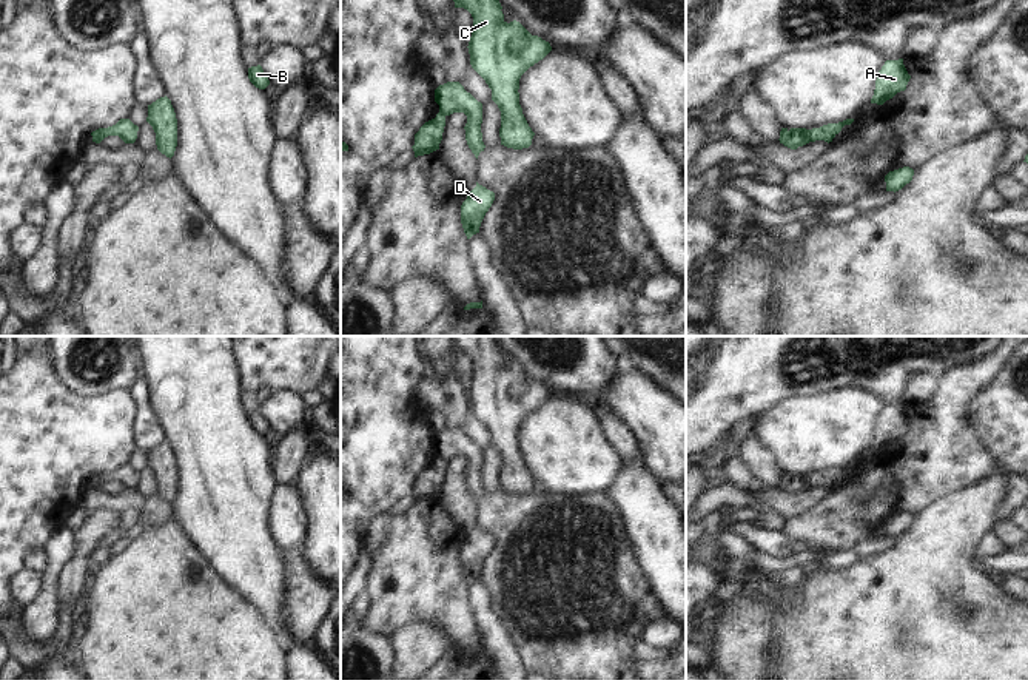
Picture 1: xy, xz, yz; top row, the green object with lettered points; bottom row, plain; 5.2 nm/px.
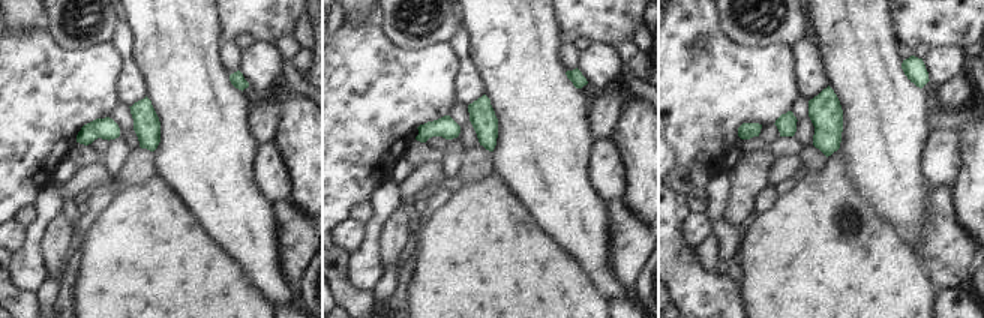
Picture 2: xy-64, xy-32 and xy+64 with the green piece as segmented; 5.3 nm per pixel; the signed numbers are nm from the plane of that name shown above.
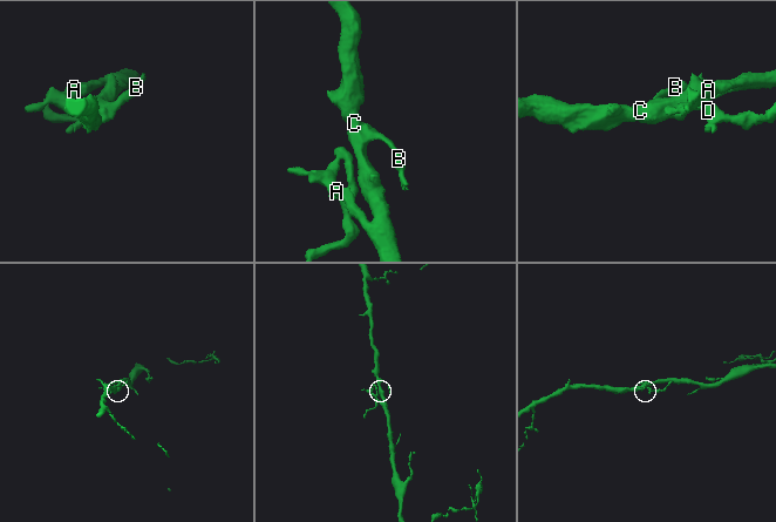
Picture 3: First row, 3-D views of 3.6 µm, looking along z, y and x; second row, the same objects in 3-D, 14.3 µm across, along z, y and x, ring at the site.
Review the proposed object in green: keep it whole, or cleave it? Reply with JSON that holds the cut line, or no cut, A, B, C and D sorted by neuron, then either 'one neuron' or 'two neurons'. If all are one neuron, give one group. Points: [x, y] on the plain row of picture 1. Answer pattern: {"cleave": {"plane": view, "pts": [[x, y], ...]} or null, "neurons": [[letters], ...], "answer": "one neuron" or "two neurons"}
{"cleave": {"plane": "yz", "pts": [[808, 475], [809, 486]]}, "neurons": [["A", "B", "C"], ["D"]], "answer": "two neurons"}

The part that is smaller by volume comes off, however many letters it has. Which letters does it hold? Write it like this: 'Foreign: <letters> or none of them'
Foreign: D

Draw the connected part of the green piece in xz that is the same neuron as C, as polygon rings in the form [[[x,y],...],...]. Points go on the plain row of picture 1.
[[[453,336],[453,347],[455,353],[464,353],[473,362],[473,378],[467,392],[470,410],[492,435],[492,446],[501,456],[501,490],[513,495],[529,493],[535,478],[529,472],[519,450],[519,424],[552,396],[550,389],[532,381],[516,365],[507,369],[495,336]]]

